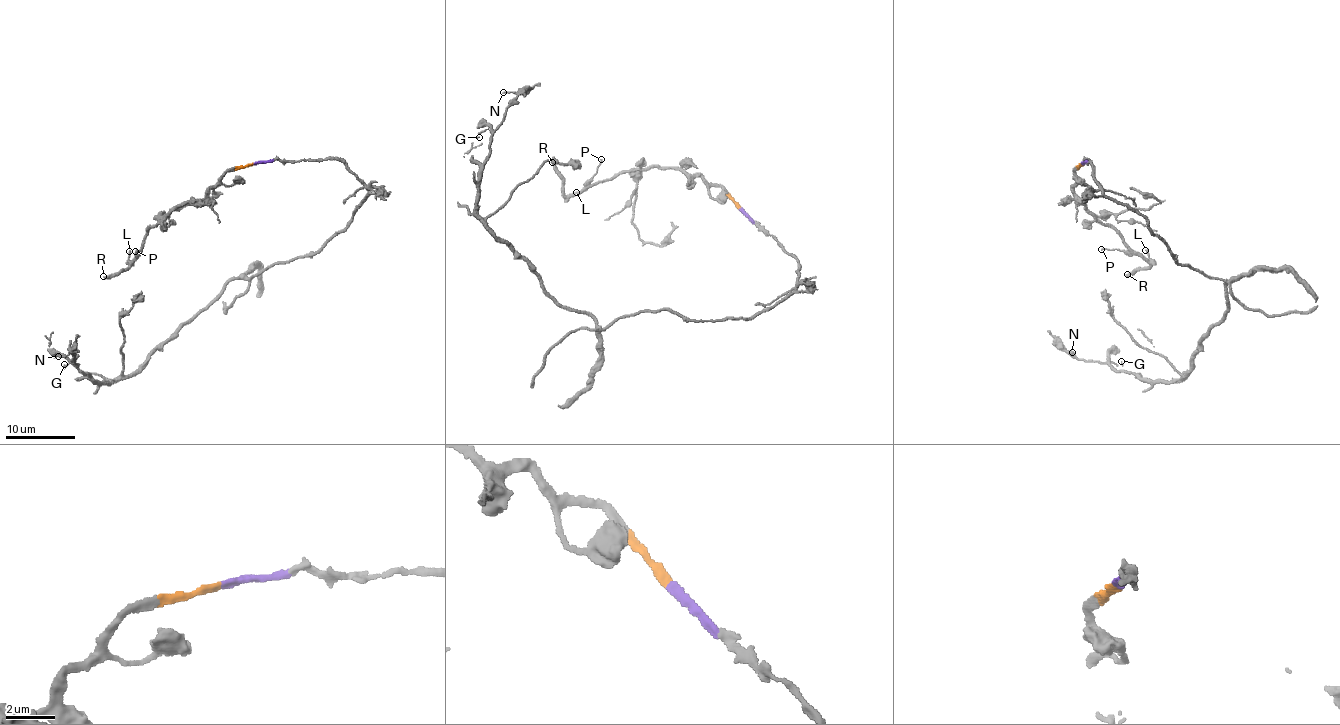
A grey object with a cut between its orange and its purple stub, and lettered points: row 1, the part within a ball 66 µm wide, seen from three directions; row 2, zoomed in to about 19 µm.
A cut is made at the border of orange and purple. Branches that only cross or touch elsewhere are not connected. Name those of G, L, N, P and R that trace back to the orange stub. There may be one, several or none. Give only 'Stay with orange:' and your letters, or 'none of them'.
Stay with orange: L, P, R

